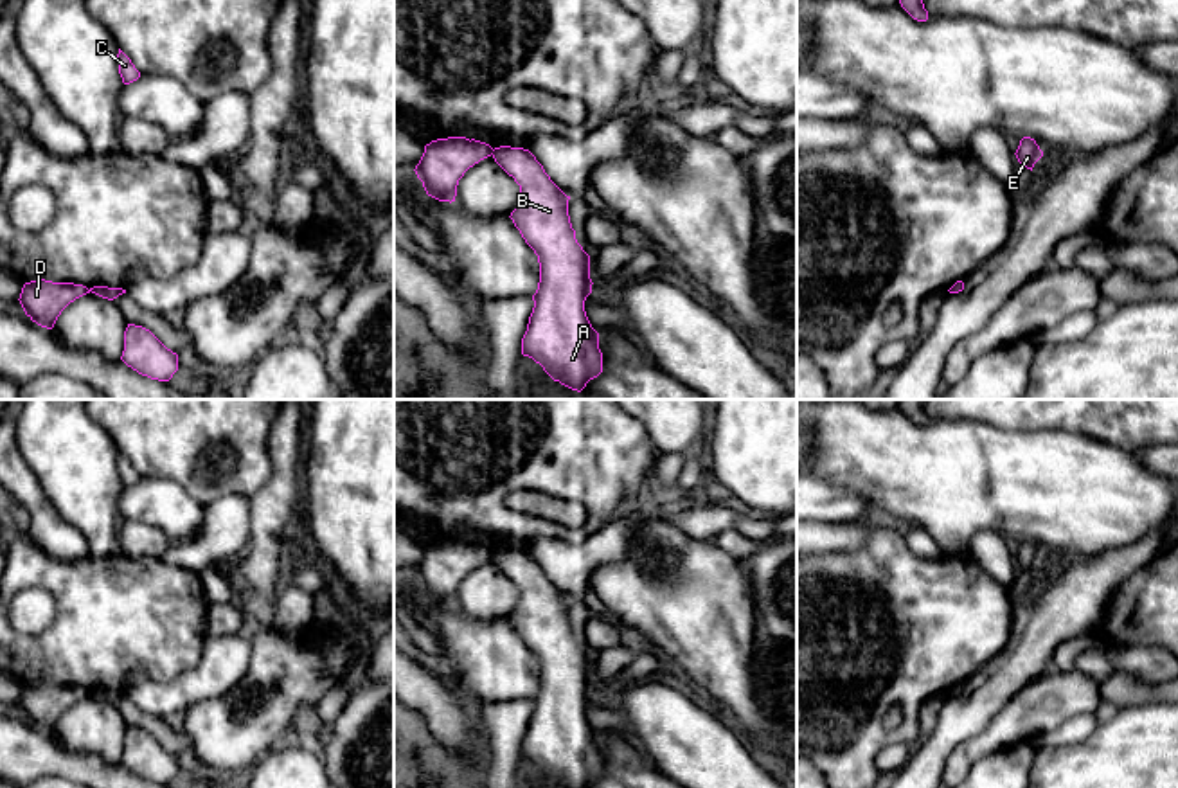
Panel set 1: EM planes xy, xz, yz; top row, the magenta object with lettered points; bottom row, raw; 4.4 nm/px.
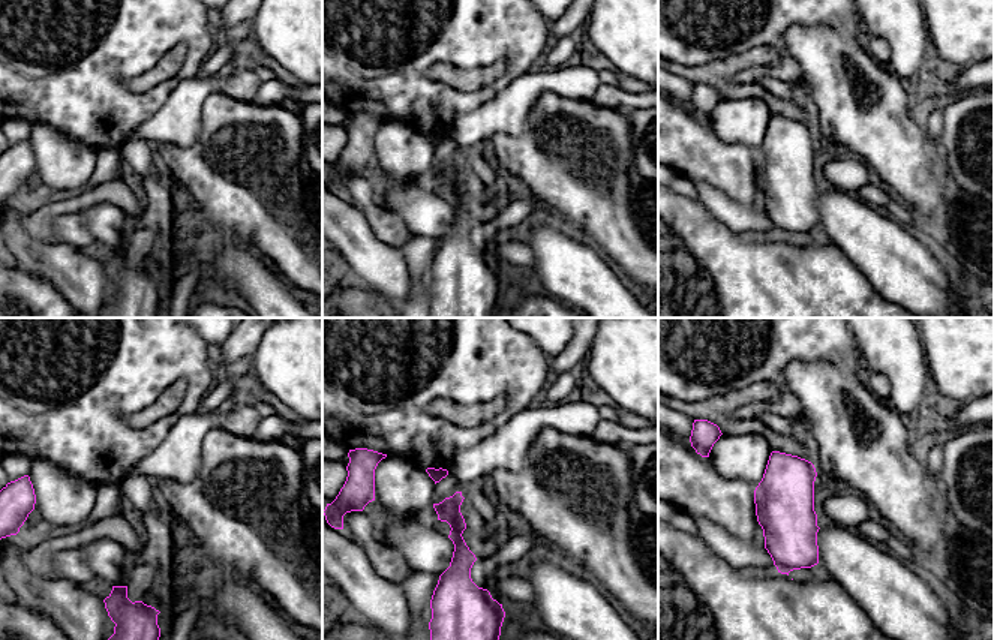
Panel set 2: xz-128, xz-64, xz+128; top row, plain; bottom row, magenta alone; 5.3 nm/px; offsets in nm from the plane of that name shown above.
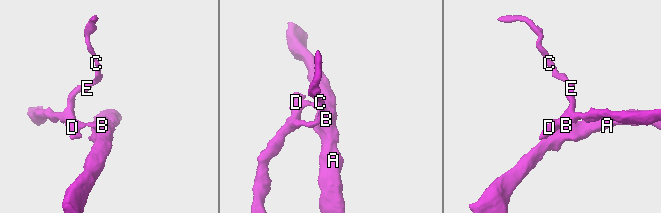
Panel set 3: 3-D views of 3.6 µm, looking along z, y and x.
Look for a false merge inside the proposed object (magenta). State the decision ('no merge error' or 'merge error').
merge error

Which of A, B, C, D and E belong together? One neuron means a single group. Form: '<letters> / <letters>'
A B / C D E

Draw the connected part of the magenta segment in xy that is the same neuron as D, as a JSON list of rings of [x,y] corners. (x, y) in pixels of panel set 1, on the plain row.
[[[36,682],[23,687],[18,703],[32,725],[52,732],[61,714],[86,696],[90,693],[83,687]]]

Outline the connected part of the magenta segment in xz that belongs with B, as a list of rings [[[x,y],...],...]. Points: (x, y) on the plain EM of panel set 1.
[[[500,549],[491,558],[520,588],[520,603],[509,621],[540,666],[540,685],[532,698],[534,711],[522,741],[522,757],[540,766],[561,788],[586,788],[602,775],[602,756],[599,736],[592,730],[585,714],[585,703],[592,696],[593,685],[590,682],[590,658],[577,646],[570,626],[570,599],[550,583],[529,552]]]

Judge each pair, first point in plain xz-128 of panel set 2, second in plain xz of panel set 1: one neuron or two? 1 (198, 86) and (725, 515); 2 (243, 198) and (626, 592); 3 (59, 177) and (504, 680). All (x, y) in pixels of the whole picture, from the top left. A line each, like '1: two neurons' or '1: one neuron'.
1: one neuron
2: one neuron
3: two neurons

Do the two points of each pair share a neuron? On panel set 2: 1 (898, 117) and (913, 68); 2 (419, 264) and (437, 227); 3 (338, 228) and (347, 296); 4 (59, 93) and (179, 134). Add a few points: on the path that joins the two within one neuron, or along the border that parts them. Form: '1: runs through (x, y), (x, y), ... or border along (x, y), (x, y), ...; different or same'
1: border along (885, 66), (915, 92); different
2: border along (414, 234), (434, 237), (438, 242); different
3: border along (359, 279), (389, 299); different
4: border along (170, 98), (128, 138); different

